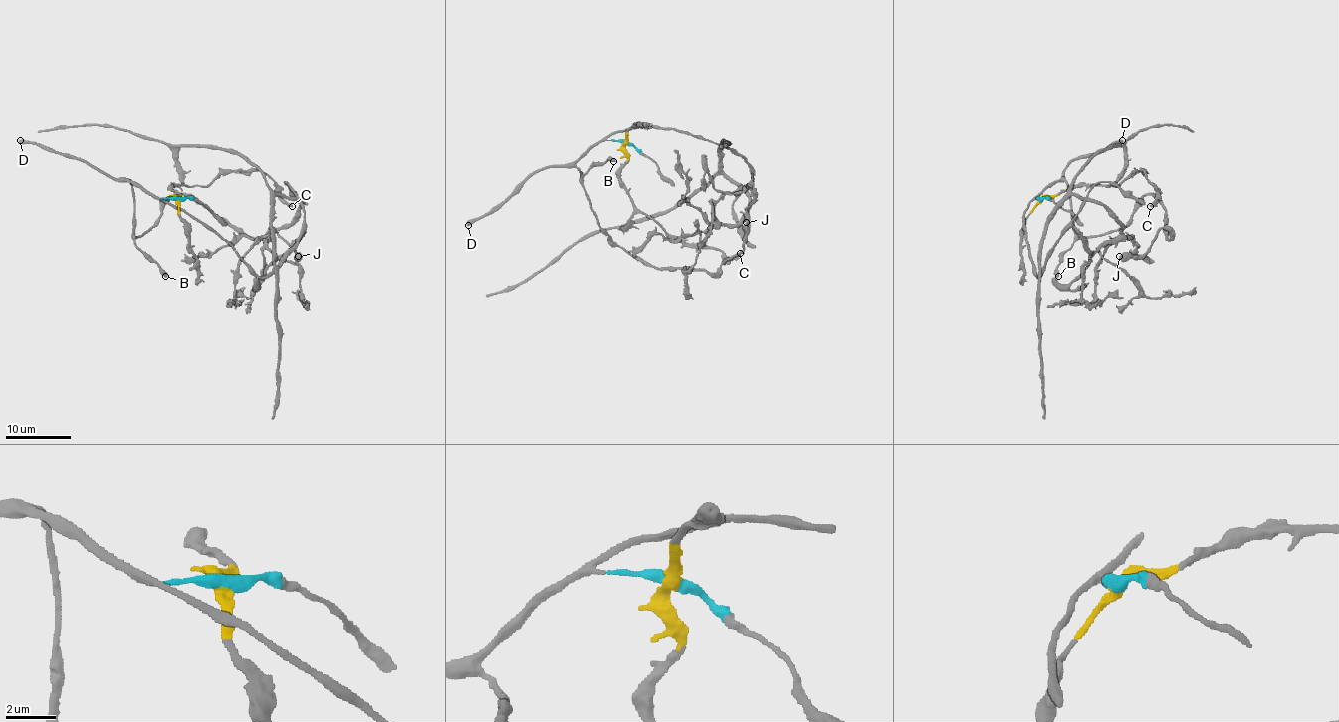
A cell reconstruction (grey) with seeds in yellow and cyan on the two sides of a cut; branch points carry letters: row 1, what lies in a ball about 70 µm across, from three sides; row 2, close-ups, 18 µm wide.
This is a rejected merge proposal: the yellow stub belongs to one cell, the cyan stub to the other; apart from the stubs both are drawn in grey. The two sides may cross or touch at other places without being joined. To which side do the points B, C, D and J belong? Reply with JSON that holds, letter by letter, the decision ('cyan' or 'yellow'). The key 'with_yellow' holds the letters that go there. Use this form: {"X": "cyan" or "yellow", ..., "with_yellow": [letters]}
{"B": "cyan", "C": "yellow", "D": "cyan", "J": "cyan", "with_yellow": ["C"]}

